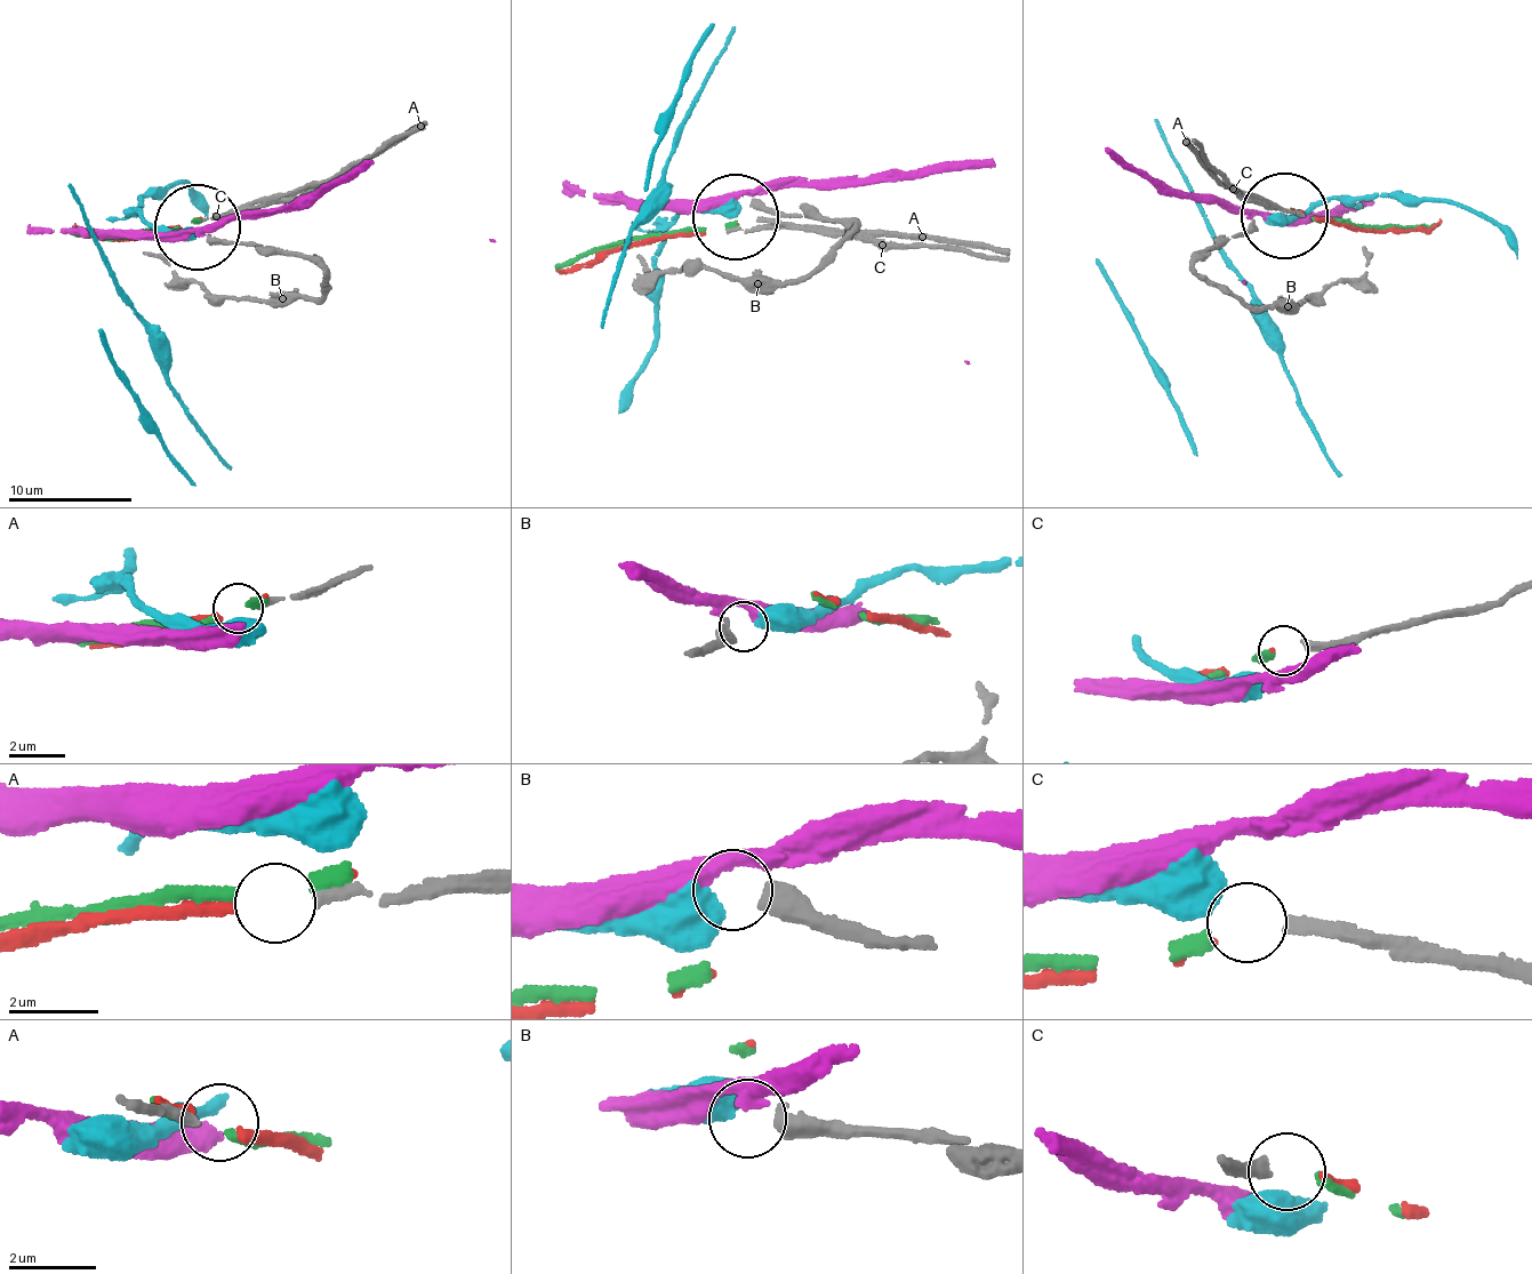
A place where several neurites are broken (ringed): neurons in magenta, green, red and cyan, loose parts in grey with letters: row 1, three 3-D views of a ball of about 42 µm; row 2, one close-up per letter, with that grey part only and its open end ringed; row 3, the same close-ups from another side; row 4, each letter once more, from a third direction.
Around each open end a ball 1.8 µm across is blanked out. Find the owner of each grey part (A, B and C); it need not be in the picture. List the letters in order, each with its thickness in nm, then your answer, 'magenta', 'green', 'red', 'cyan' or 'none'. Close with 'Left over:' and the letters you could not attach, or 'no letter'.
A: 280 nm thick; none
B: 480 nm thick; cyan
C: 240 nm thick; green
Left over: A

